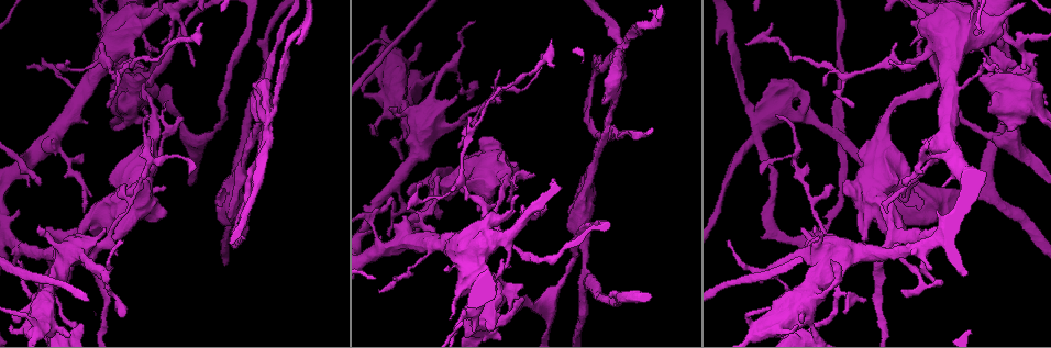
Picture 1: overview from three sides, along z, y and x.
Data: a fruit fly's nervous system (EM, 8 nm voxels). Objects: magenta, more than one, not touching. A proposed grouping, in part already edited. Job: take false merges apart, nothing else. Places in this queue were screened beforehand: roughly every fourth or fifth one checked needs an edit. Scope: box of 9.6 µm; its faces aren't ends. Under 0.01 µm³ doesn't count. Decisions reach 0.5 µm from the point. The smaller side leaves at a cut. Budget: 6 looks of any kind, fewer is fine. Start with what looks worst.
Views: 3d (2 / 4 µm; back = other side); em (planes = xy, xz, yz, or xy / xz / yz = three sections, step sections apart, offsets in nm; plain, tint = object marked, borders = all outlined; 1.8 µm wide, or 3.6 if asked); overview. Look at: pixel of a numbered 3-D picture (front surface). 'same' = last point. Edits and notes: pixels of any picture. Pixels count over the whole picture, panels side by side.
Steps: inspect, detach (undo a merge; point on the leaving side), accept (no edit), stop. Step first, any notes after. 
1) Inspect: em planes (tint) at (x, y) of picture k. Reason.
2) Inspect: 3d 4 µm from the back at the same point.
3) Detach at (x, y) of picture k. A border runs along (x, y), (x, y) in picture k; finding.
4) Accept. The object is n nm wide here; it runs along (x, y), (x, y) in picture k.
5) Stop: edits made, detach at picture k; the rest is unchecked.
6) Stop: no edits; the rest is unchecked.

Inspect: em 3.6 µm xz step 8 (tint) at (474, 268) of picture 1. Arms run side by side.

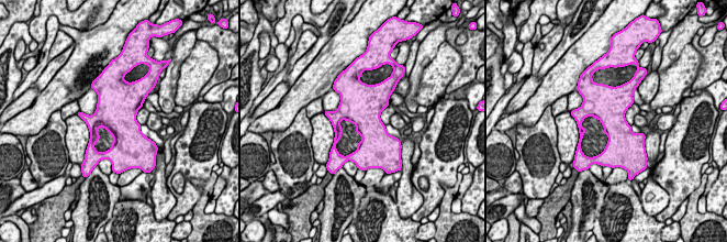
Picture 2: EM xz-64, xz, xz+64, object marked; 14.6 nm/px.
Inspect: em 3.6 µm planes (borders) at the same point.

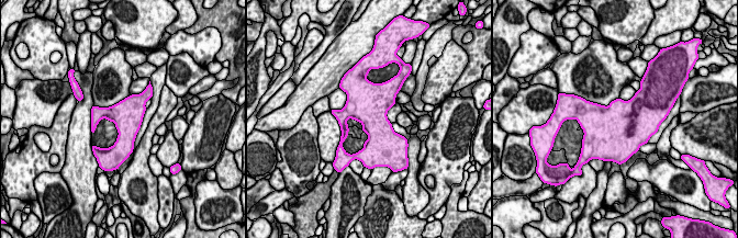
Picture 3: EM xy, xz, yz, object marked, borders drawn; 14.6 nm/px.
Accept. All the same neuron.

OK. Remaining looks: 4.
Inspect: em planes (borders) at (235, 247) of picture 1. Touches itself.

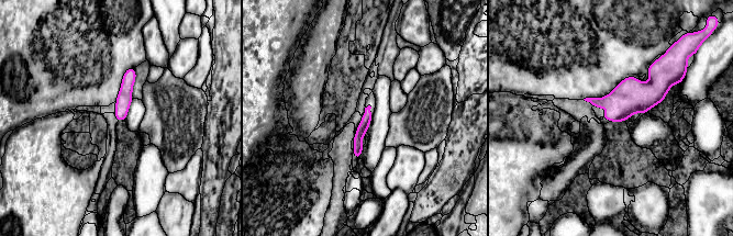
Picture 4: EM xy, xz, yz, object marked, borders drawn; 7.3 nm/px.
Accept. One neuron here.

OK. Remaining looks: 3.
Inspect: em planes (tint) at (655, 22) of picture 1. A fork.

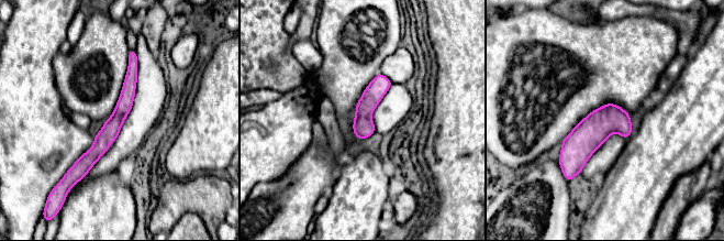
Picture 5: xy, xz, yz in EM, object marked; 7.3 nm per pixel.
Accept. The object is 130 nm wide here; it runs along (133, 54), (124, 106), (81, 173) in picture 5; all the same neuron.

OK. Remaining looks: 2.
Stop: no edits; the rest is unchecked.

